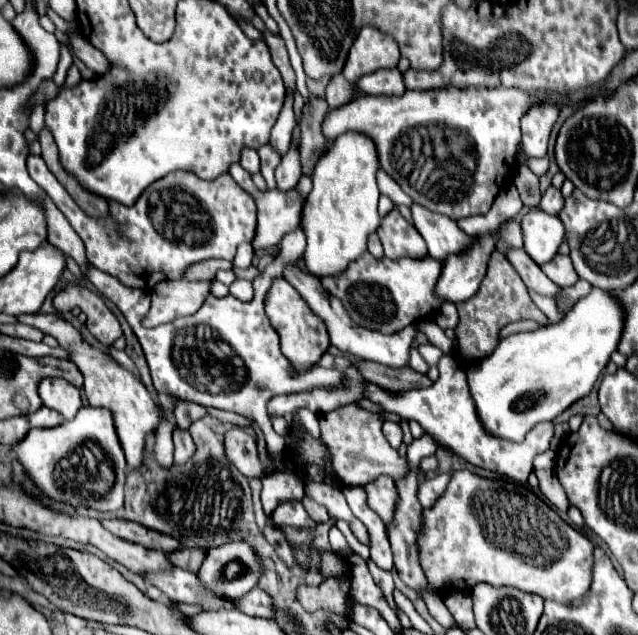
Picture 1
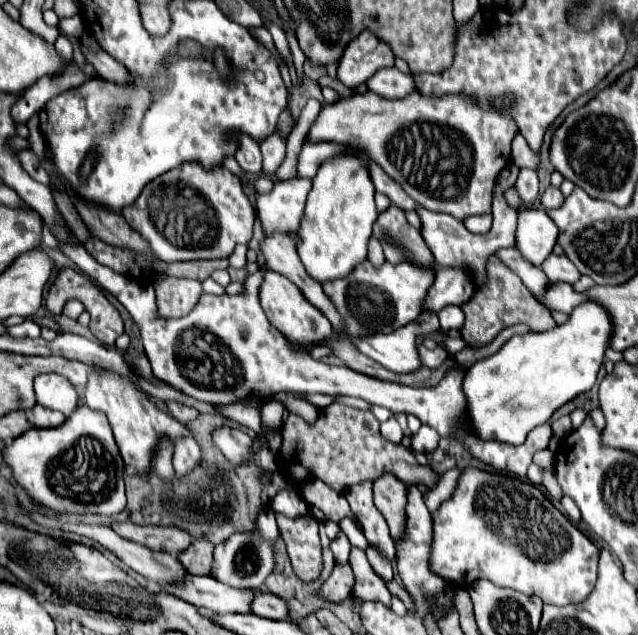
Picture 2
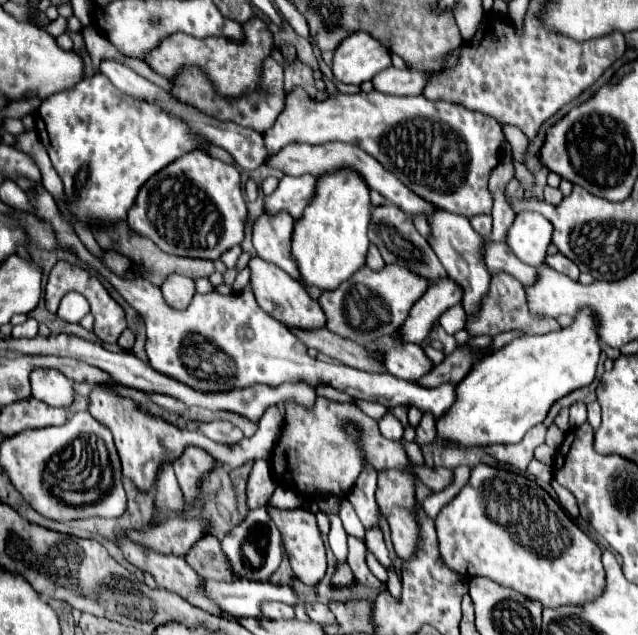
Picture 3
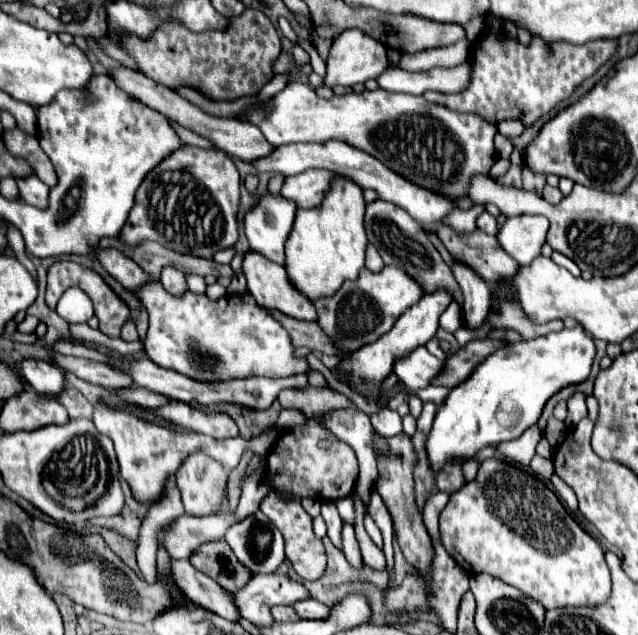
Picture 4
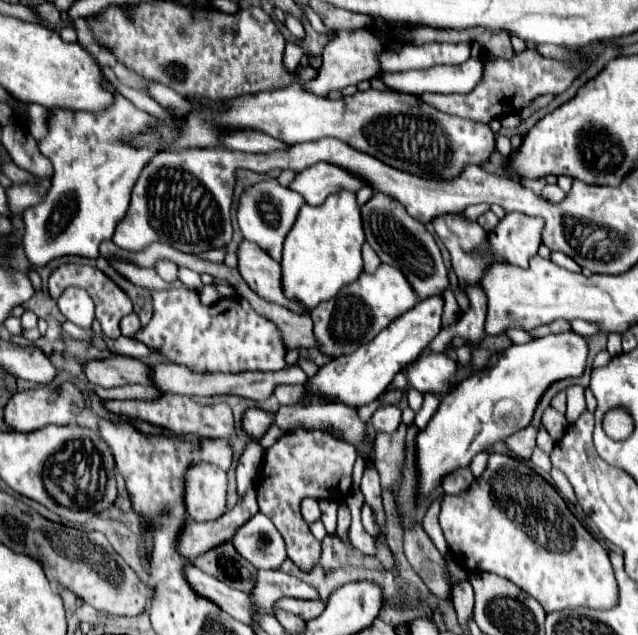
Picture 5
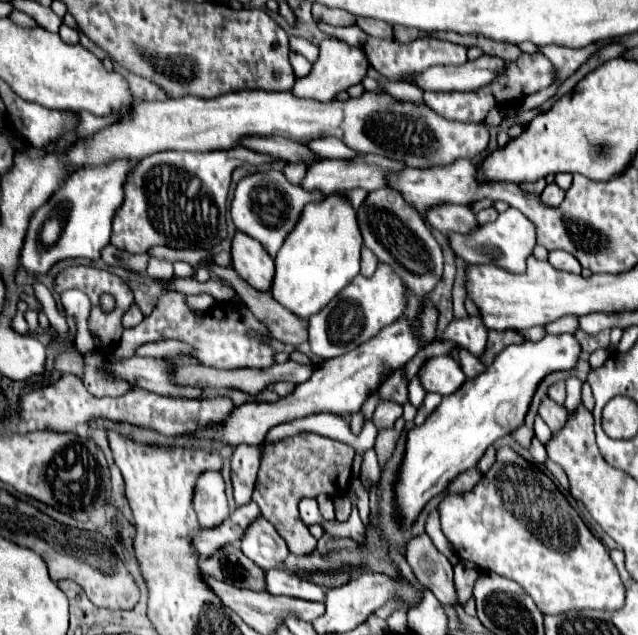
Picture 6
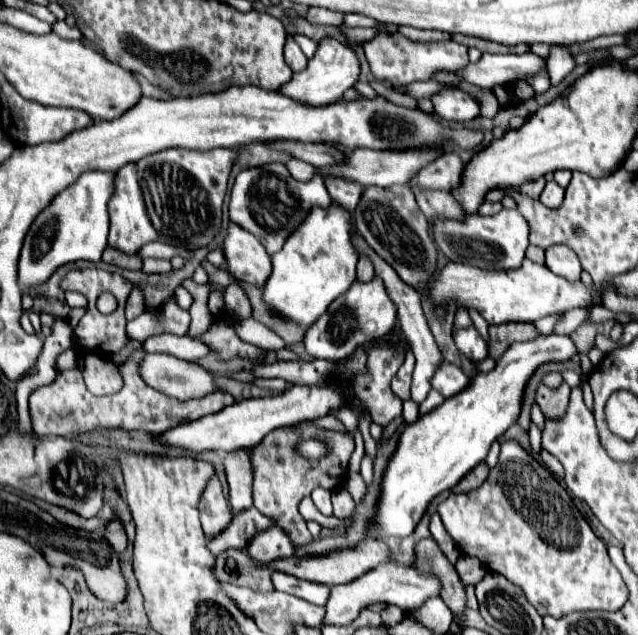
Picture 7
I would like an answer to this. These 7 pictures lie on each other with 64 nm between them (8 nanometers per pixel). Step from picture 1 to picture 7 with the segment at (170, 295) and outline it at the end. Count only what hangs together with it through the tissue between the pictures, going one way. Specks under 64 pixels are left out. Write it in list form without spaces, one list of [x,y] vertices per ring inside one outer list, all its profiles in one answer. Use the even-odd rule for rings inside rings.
[[[144,258],[142,260],[142,272],[154,274],[154,272],[170,272],[170,260],[158,260],[158,258]]]

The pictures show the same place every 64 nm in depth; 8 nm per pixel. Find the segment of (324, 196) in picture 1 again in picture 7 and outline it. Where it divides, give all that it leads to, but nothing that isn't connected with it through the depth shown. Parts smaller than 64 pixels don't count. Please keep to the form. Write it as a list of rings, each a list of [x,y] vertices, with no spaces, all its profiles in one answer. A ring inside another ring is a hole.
[[[332,204],[330,208],[312,208],[312,216],[288,236],[282,250],[272,256],[272,274],[262,288],[262,302],[270,306],[278,318],[310,328],[356,280],[358,252],[350,242],[350,214]]]

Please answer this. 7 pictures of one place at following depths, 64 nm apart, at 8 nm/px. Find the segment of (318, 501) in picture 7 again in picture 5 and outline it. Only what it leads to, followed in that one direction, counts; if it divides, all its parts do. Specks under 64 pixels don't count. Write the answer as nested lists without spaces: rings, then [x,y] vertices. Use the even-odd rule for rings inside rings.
[[[320,500],[320,510],[322,510],[322,522],[328,530],[328,534],[336,532],[336,502],[334,500]]]

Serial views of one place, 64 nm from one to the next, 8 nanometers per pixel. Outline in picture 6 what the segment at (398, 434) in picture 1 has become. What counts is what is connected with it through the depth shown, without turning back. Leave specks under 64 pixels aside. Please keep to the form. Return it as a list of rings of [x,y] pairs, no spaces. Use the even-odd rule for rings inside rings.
[[[380,400],[374,410],[372,420],[374,420],[376,428],[380,430],[380,428],[390,428],[396,422],[396,418],[400,418],[400,416],[402,416],[402,406],[398,402]]]

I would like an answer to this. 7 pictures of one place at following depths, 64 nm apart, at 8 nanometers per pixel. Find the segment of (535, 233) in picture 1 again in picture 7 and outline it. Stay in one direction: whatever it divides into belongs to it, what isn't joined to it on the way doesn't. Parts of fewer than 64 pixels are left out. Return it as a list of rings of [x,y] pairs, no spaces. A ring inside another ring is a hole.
[[[504,208],[494,216],[466,214],[464,220],[434,218],[430,222],[430,230],[438,250],[442,250],[446,258],[450,258],[452,262],[464,262],[478,268],[518,268],[528,248],[528,222],[522,218],[518,210]]]

